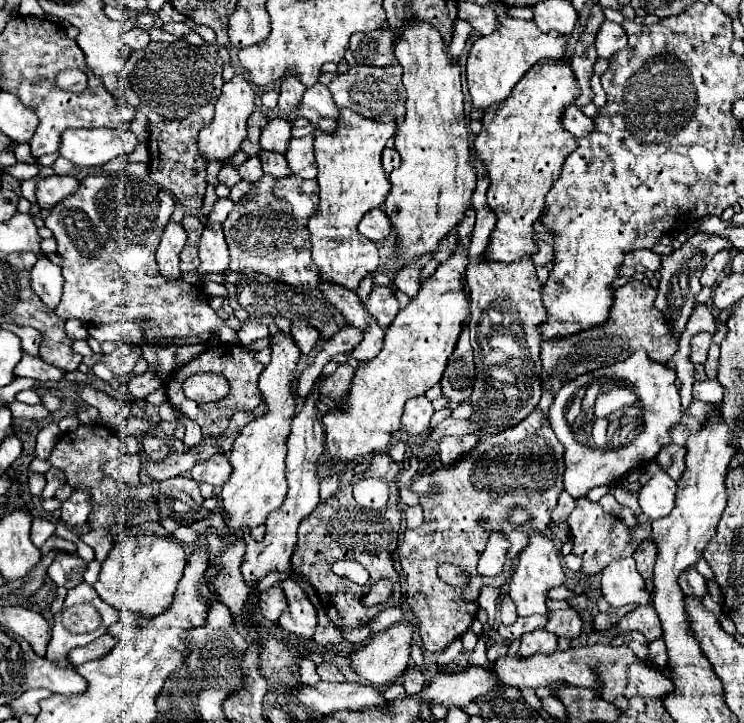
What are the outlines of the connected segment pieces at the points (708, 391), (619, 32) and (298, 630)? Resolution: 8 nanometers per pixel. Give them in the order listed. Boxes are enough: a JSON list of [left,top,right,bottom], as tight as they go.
[[694,380,724,406],[596,22,626,60],[278,580,316,640]]

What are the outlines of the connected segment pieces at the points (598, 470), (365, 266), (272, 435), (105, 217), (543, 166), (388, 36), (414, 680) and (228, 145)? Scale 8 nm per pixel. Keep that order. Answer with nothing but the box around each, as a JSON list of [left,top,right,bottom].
[[548,350,682,500],[308,108,396,290],[222,334,300,530],[44,174,238,344],[474,58,580,262],[350,28,396,66],[402,668,426,694],[198,74,256,160]]

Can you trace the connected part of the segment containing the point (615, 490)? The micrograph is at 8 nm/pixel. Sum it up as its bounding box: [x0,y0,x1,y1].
[610,484,642,516]

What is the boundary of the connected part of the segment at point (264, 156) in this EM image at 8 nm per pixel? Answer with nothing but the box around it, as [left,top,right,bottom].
[258,150,292,178]

